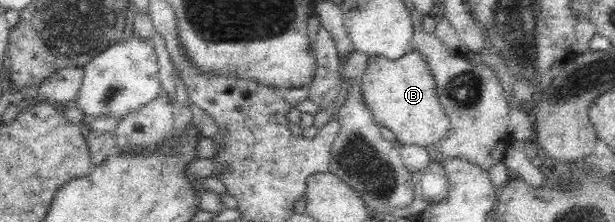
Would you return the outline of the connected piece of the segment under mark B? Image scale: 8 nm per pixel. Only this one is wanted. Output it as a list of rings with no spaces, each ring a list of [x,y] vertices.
[[[410,49],[396,60],[368,56],[366,70],[360,78],[358,88],[375,123],[394,133],[396,145],[427,147],[443,139],[449,131],[449,118],[445,116],[437,99],[433,74],[417,50]]]

